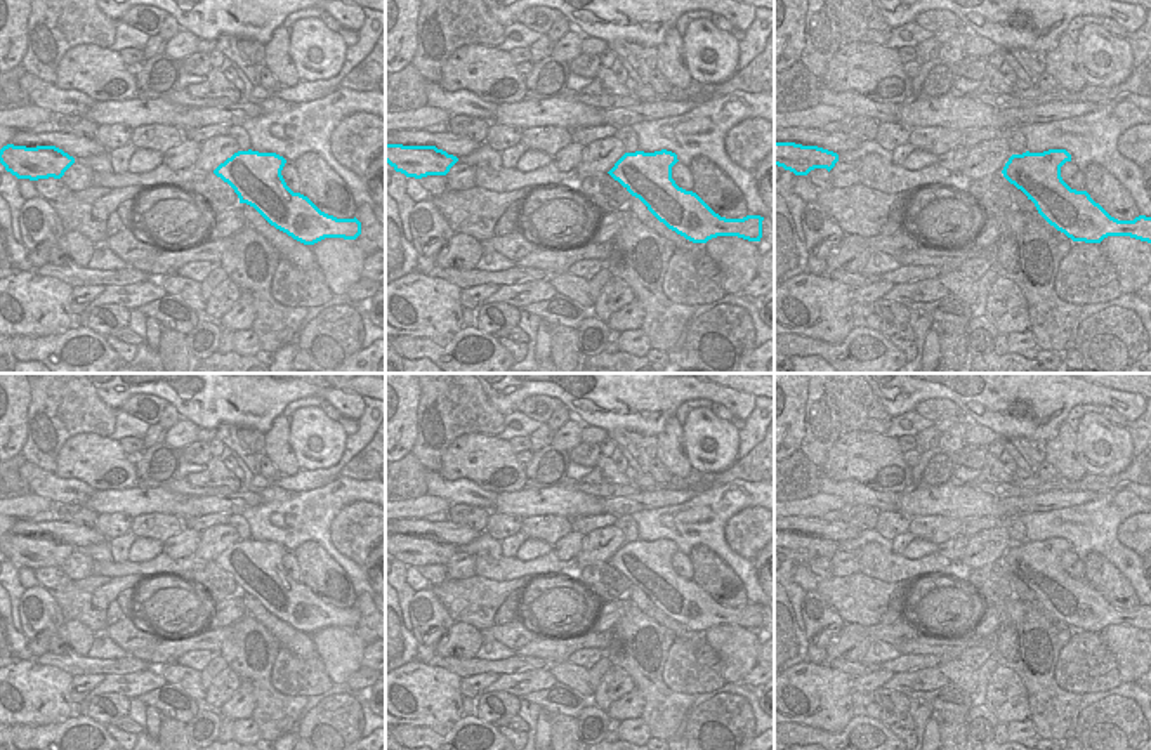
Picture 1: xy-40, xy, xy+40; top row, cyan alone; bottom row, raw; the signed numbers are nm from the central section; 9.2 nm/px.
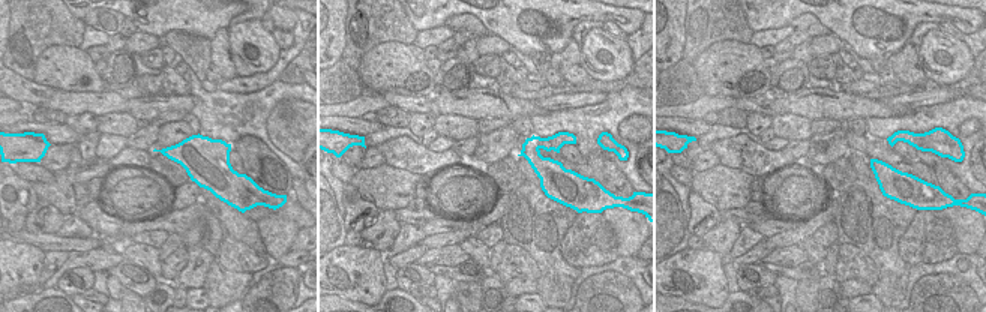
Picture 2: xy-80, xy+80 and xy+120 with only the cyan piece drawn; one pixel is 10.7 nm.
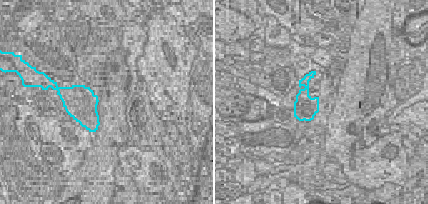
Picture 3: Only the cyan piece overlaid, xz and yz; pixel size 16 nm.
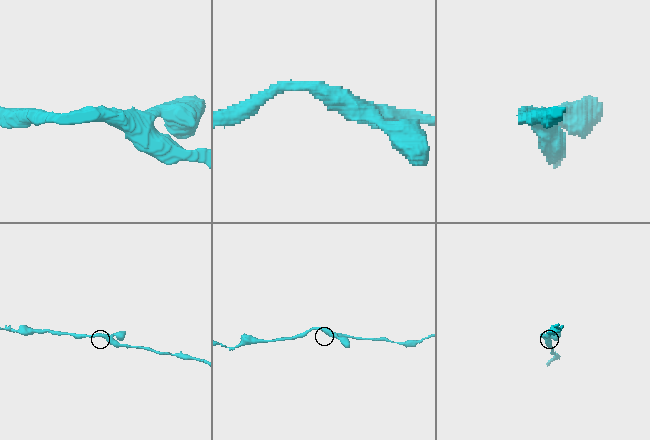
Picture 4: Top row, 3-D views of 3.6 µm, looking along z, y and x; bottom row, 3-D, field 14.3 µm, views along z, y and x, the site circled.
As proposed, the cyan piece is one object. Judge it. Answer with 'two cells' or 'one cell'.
one cell

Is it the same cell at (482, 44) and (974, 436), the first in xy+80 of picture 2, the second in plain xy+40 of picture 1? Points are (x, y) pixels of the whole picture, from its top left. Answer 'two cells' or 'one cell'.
one cell

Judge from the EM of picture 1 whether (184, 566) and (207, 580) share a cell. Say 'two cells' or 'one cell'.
two cells

